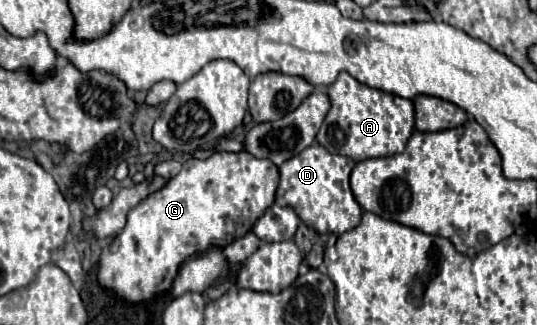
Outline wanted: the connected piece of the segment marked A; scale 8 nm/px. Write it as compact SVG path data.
M347 72L339 74L339 78L329 86L327 94L331 100L331 110L317 132L317 142L327 152L361 162L367 158L393 156L405 150L407 140L415 132L415 110L411 100L361 84Z

